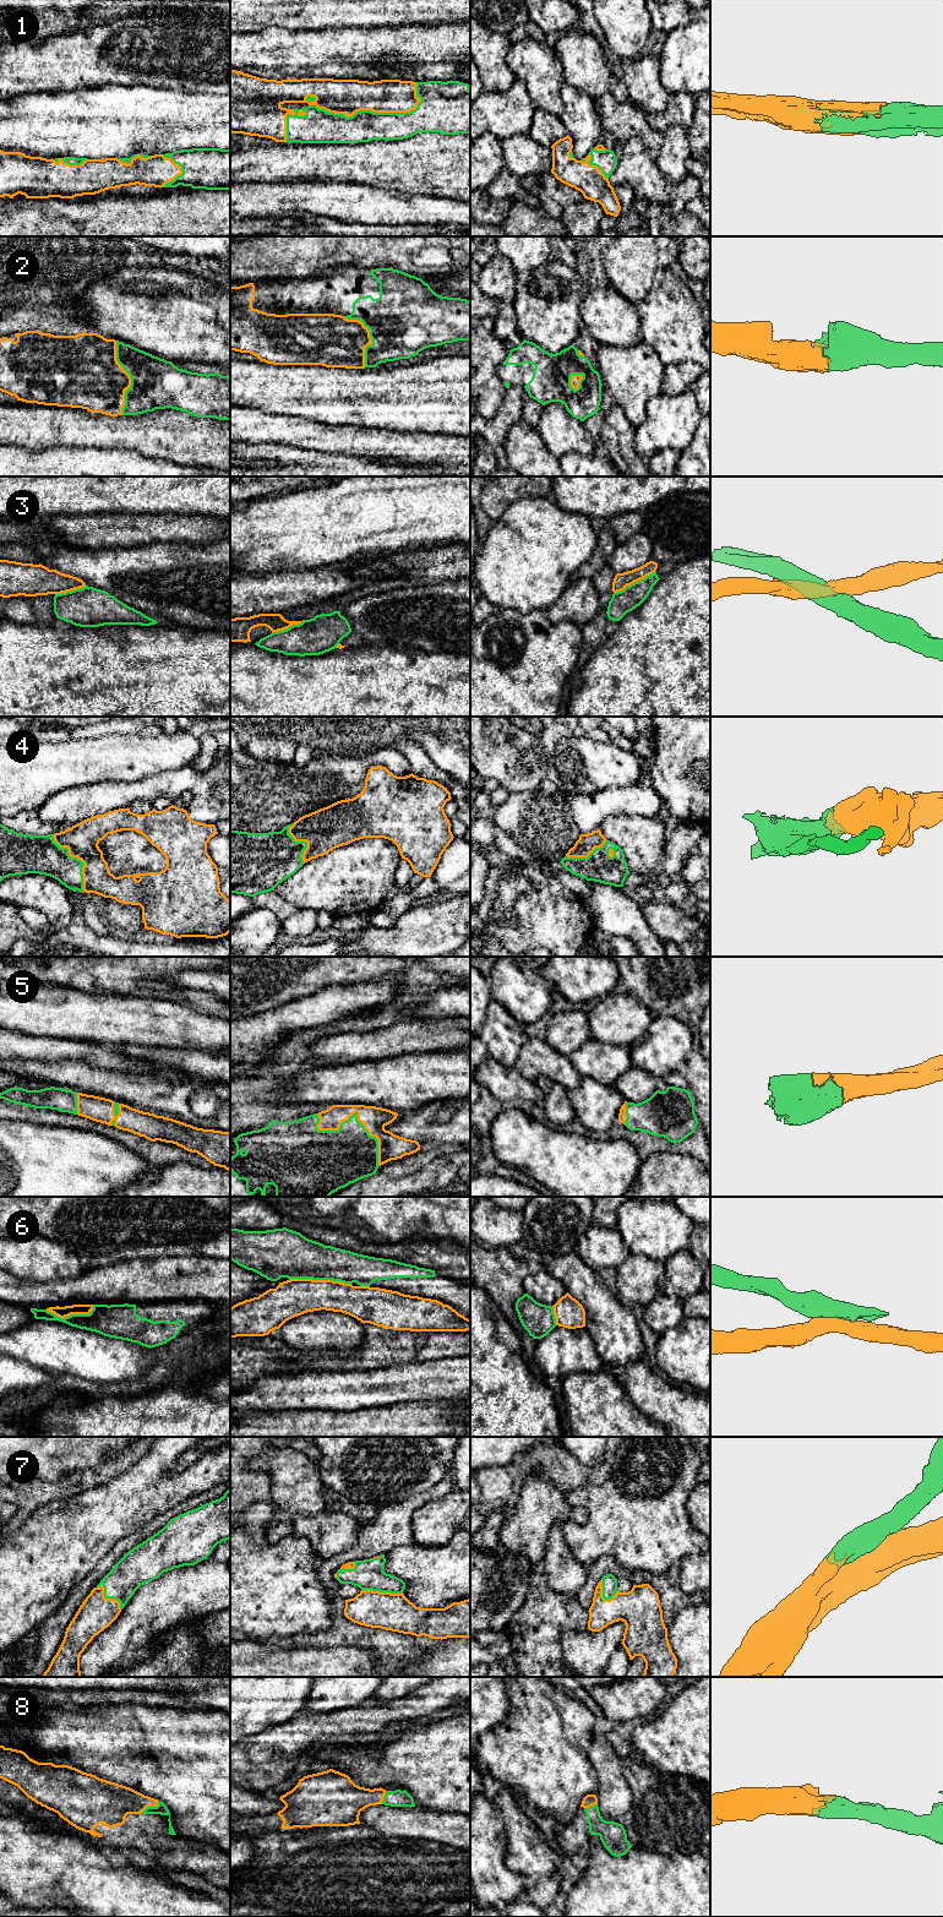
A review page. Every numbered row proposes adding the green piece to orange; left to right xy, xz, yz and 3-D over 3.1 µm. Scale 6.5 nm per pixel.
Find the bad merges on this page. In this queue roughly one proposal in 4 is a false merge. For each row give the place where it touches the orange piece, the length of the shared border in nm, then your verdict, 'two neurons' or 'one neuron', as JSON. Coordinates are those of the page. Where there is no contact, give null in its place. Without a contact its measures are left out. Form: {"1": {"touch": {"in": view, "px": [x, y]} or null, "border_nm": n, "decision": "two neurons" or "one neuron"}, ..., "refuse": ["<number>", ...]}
{"1": {"touch": {"in": "xz", "px": [366, 109]}, "border_nm": 750, "decision": "one neuron"}, "2": {"touch": {"in": "xy", "px": [130, 377]}, "border_nm": 500, "decision": "one neuron"}, "3": {"touch": {"in": "yz", "px": [633, 582]}, "border_nm": 300, "decision": "two neurons"}, "4": {"touch": {"in": "xy", "px": [77, 858]}, "border_nm": 440, "decision": "one neuron"}, "5": {"touch": {"in": "xz", "px": [355, 1111]}, "border_nm": 550, "decision": "one neuron"}, "6": {"touch": {"in": "xz", "px": [320, 1280]}, "border_nm": 400, "decision": "two neurons"}, "7": {"touch": {"in": "xy", "px": [107, 1599]}, "border_nm": 220, "decision": "one neuron"}, "8": {"touch": {"in": "xy", "px": [151, 1806]}, "border_nm": 140, "decision": "one neuron"}, "refuse": ["3", "6"]}

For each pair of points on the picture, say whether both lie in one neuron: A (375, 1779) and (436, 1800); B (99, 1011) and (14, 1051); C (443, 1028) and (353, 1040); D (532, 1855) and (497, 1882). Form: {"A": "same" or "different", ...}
{"A": "same", "B": "different", "C": "same", "D": "different"}

